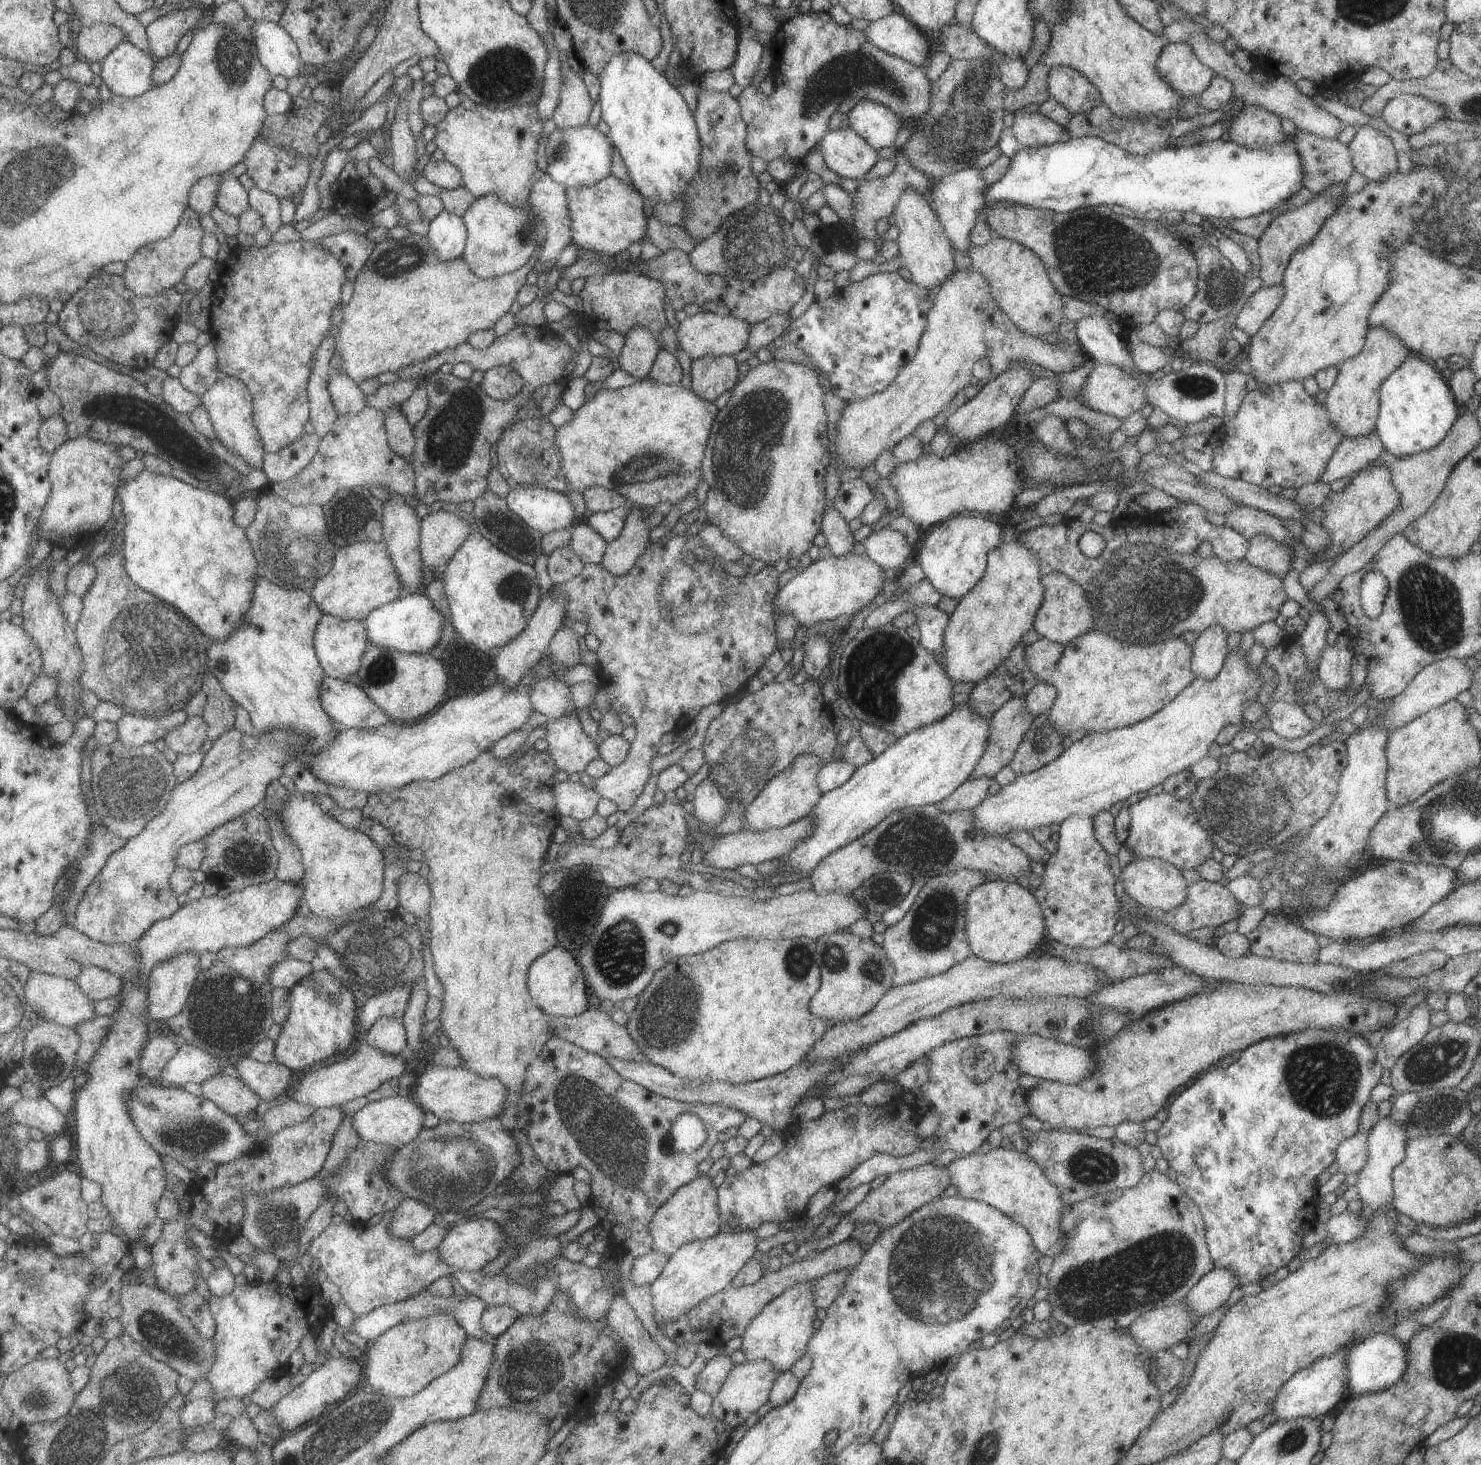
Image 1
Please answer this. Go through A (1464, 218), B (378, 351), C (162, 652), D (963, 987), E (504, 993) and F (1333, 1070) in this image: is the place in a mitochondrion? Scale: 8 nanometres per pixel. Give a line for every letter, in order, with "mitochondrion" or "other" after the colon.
A: mitochondrion
B: other
C: mitochondrion
D: other
E: other
F: mitochondrion

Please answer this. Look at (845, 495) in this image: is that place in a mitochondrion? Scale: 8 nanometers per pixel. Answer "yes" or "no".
no

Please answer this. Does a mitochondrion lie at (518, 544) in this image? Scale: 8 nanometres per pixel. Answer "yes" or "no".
yes

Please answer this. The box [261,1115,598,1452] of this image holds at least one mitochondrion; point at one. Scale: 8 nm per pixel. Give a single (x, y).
(448, 1168)

